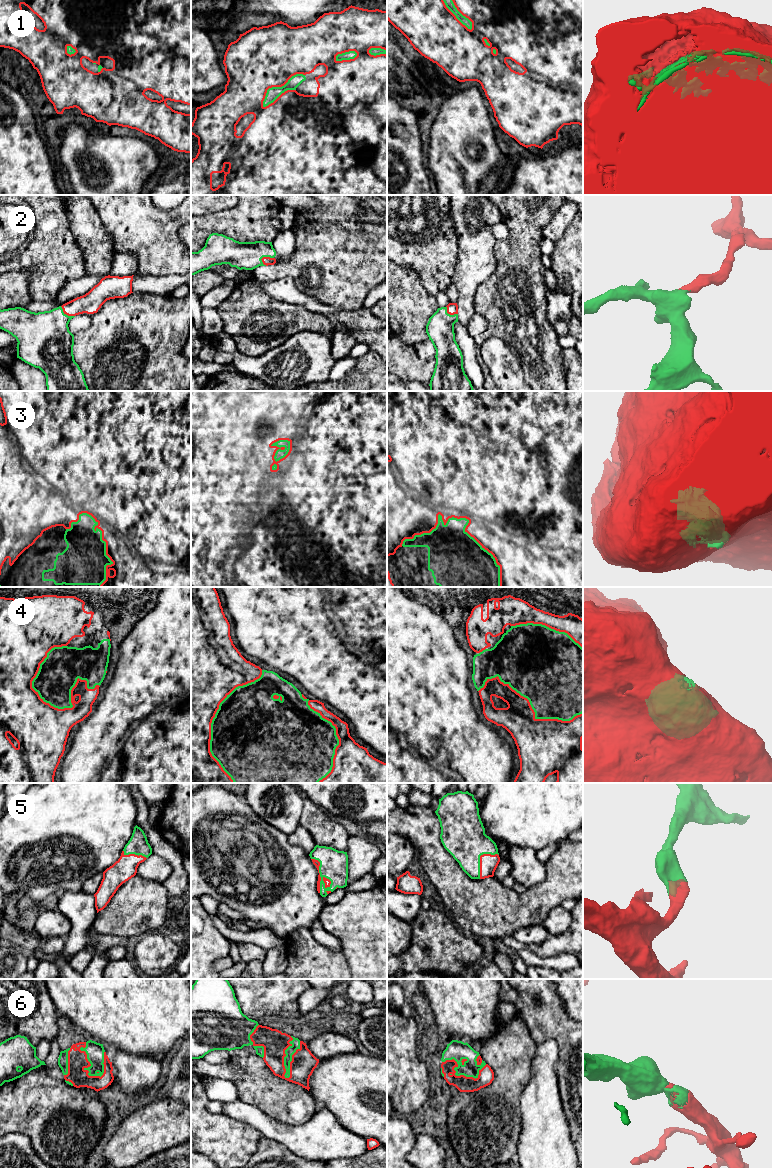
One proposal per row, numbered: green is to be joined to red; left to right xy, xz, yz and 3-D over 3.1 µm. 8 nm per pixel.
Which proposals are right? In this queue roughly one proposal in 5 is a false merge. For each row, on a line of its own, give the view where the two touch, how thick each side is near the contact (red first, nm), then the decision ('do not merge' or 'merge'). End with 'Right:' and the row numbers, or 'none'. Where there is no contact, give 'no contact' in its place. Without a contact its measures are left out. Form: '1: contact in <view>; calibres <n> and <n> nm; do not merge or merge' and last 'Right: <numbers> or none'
1: contact in xz; calibres 480 and 100 nm; merge
2: contact in xz; calibres 70 and 220 nm; merge
3: contact in yz; calibres 500 and 320 nm; merge
4: contact in xy; calibres 300 and 300 nm; merge
5: contact in xz; calibres 50 and 220 nm; merge
6: contact in xz; calibres 200 and 70 nm; merge
Right: 1, 2, 3, 4, 5, 6

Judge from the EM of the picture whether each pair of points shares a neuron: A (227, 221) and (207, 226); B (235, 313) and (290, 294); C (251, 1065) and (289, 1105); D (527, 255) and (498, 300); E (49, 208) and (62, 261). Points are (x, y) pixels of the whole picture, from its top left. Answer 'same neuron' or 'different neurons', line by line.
A: same neuron
B: different neurons
C: same neuron
D: same neuron
E: same neuron

